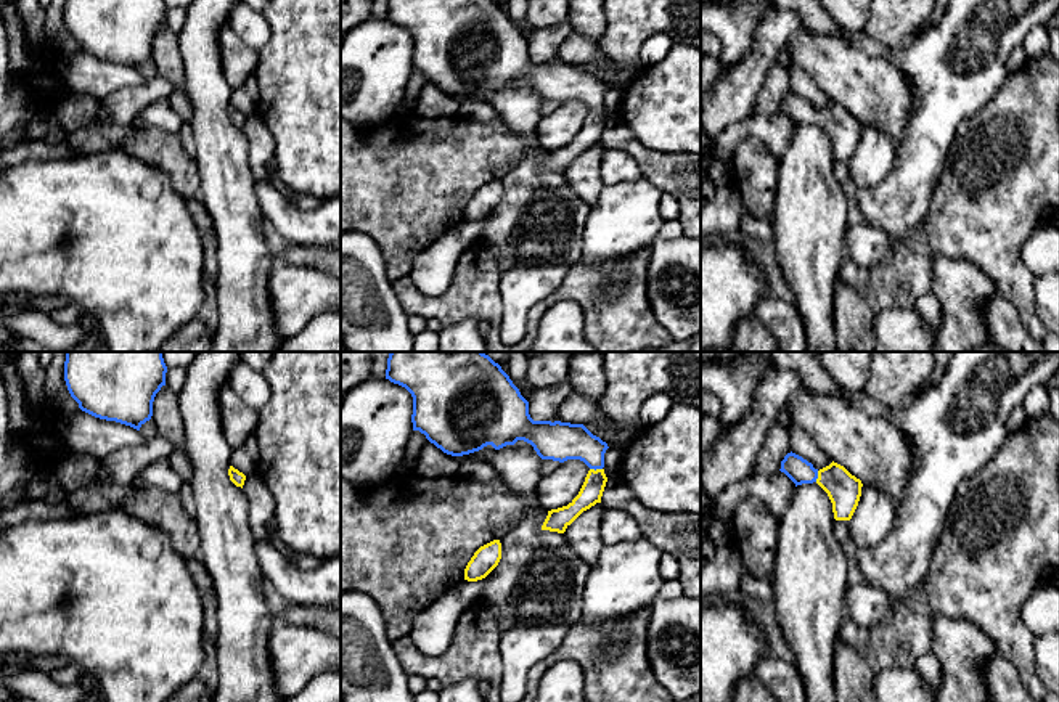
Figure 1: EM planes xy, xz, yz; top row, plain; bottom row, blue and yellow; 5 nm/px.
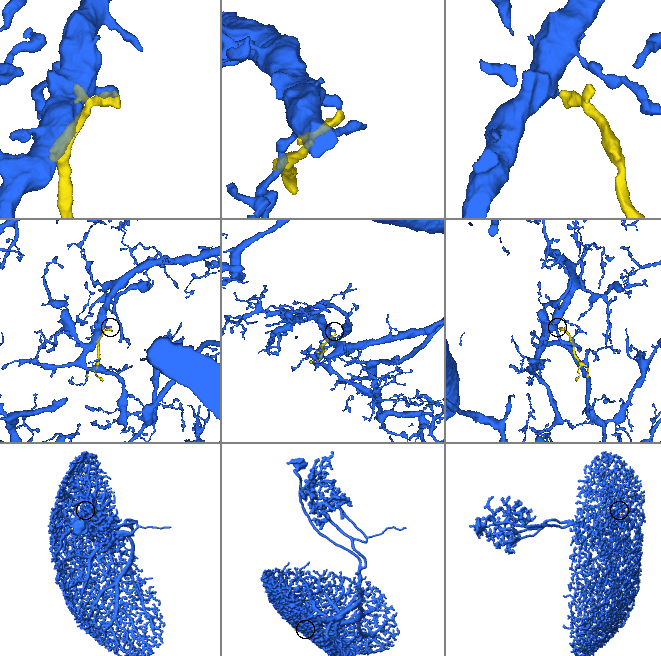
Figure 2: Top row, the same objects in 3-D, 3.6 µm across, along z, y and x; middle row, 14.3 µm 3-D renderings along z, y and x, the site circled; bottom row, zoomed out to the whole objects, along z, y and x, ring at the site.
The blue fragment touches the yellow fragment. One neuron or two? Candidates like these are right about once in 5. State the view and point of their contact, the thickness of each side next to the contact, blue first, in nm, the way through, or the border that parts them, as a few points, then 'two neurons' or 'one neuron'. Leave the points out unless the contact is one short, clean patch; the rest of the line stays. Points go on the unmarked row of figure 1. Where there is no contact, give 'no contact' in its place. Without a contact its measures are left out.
xz (596, 108) | 190/120 nm | across xz (556, 81), (572, 81), (596, 108), (596, 119), (590, 134) | one neuron

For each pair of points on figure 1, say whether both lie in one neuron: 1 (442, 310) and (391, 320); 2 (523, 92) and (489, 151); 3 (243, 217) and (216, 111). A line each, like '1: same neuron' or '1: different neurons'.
1: different neurons
2: different neurons
3: same neuron

